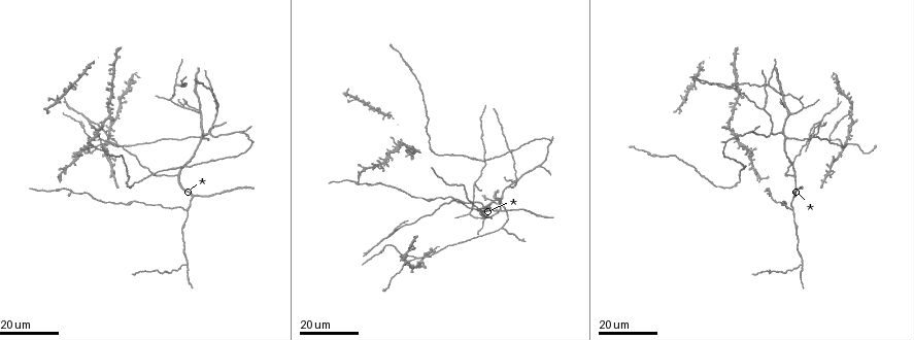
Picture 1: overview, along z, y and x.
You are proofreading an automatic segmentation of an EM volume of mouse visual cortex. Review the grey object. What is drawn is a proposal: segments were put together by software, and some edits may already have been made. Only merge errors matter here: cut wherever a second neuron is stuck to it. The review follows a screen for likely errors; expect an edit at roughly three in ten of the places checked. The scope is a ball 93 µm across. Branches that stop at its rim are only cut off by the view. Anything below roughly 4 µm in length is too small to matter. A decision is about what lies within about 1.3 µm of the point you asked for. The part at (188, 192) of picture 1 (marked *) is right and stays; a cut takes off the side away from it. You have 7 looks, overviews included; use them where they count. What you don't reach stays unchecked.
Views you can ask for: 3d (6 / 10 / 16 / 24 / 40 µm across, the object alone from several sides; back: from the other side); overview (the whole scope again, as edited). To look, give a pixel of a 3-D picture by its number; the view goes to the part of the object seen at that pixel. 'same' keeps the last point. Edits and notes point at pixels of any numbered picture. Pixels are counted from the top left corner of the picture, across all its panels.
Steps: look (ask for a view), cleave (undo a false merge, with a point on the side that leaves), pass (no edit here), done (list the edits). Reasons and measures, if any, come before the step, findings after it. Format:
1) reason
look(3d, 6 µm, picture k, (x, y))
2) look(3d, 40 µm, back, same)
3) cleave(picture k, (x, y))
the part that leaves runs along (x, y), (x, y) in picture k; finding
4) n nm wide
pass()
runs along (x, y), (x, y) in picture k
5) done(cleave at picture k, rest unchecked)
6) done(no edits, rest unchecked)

calibre changes
look(3d, 24 µm, picture 1, (80, 122))

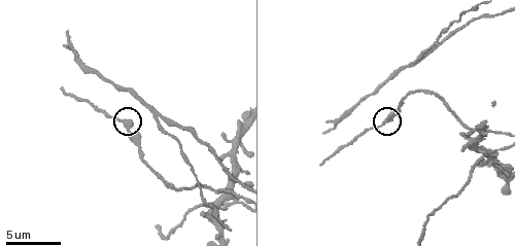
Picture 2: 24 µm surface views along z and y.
look(3d, 6 µm, picture 2, (389, 119))

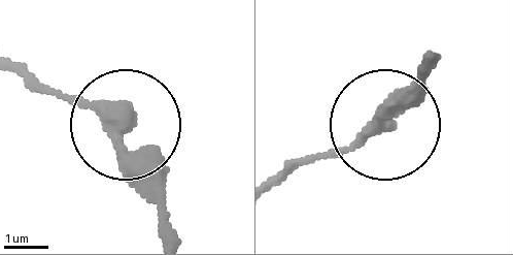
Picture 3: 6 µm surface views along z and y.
360 nm wide
pass()
one neuron here

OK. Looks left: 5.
look(3d, 16 µm, picture 2, (484, 156))

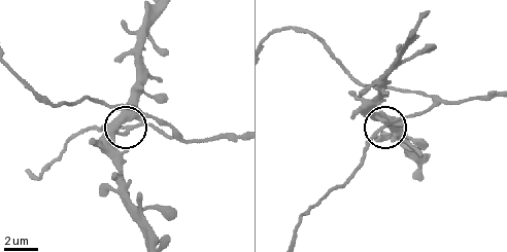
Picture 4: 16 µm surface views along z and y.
pass()
runs along (495, 94), (437, 103), (396, 118), (374, 136), (351, 172) in picture 4; one neuron here

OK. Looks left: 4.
a fork
look(3d, 16 µm, picture 1, (184, 107))

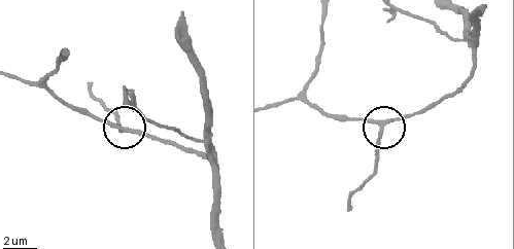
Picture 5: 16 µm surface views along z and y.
closer look
look(3d, 10 µm, picture 5, (120, 129))

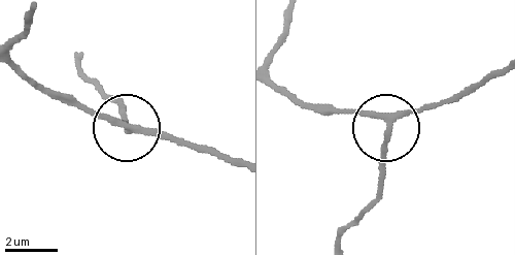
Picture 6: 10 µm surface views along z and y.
210 nm wide
pass()
runs along (495, 70), (397, 119), (383, 153), (383, 197) in picture 6; all the same neuron

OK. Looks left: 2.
done(no edits, rest unchecked)

